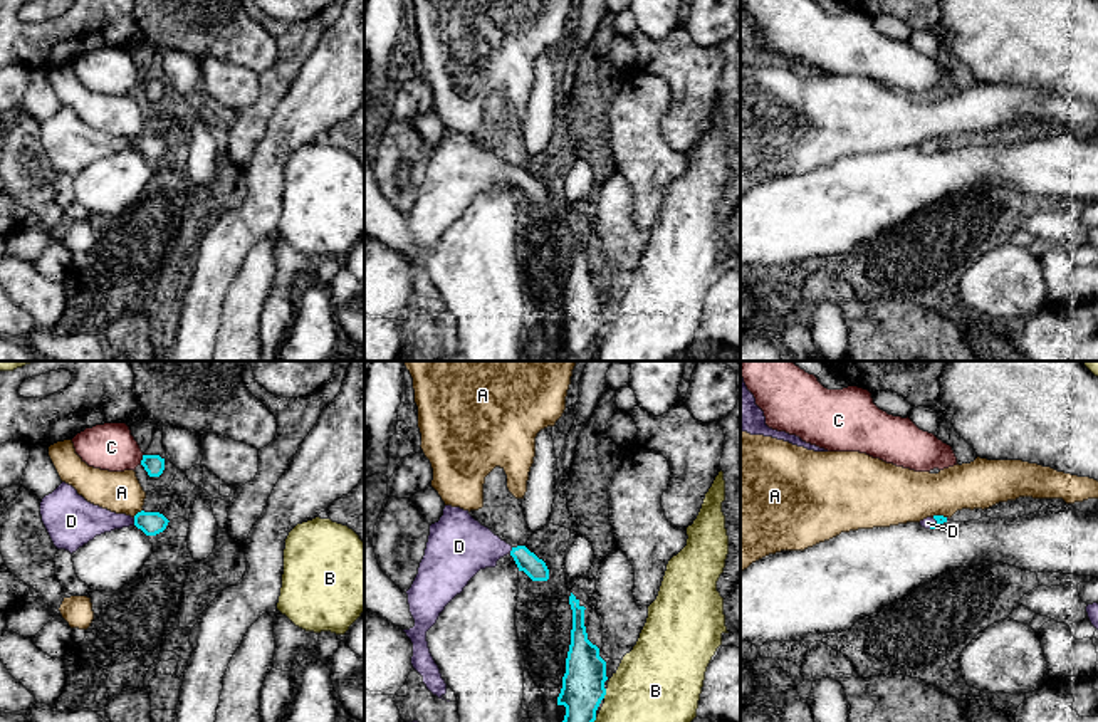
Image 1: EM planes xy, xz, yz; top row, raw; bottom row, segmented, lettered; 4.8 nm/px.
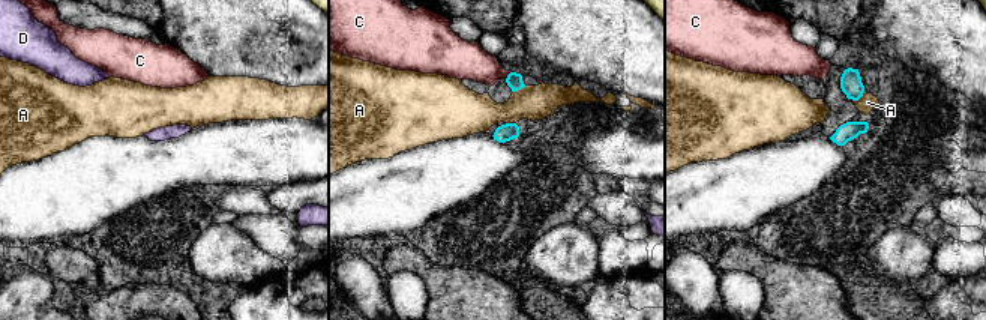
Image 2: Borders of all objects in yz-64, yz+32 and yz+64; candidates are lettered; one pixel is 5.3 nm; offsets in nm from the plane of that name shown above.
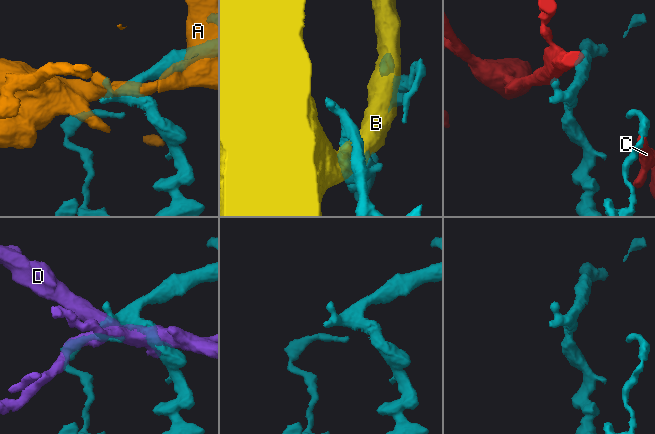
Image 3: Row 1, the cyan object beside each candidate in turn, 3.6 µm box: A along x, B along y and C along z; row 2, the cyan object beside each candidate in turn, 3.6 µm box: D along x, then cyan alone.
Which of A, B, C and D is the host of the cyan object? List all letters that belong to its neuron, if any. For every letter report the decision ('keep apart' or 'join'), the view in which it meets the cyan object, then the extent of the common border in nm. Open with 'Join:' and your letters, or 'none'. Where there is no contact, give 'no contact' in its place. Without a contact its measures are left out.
Join: D
A: keep apart; meets cyan in xy; contact 60 nm long
B: keep apart; meets cyan in xz; contact 50 nm long
C: keep apart; meets cyan in xy; contact 50 nm long
D: join; meets cyan in xy; contact 40 nm long

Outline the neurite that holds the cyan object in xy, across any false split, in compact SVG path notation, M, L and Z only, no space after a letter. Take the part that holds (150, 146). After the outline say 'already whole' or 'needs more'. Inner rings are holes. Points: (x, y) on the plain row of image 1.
M65 106L42 123L40 139L54 170L71 178L96 160L114 153L136 149L146 160L156 160L163 156L170 146L159 136L141 134L134 141L111 136L87 126Z; needs more

